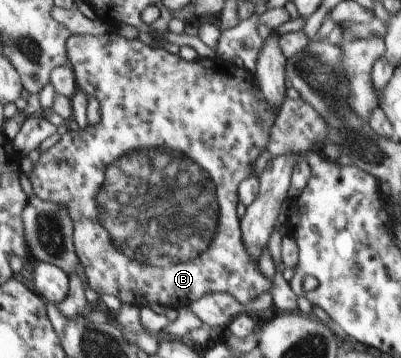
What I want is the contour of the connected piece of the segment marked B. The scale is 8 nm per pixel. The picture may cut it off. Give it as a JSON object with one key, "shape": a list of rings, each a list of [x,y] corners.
{"shape":[[[115,31],[107,32],[105,35],[72,36],[71,40],[66,42],[66,48],[68,65],[73,71],[75,83],[86,95],[91,95],[99,101],[101,119],[95,125],[87,125],[85,130],[63,129],[61,140],[41,153],[33,171],[27,176],[35,196],[41,200],[59,203],[67,209],[69,217],[73,219],[74,247],[91,289],[99,295],[111,294],[121,303],[132,303],[140,308],[158,303],[175,310],[189,306],[211,293],[228,293],[241,305],[247,305],[263,293],[271,293],[273,279],[267,279],[259,270],[258,261],[253,261],[251,253],[247,253],[247,247],[242,241],[240,219],[237,217],[237,205],[240,202],[237,195],[239,183],[253,173],[257,157],[261,155],[261,151],[267,150],[270,130],[278,113],[275,107],[271,107],[263,97],[259,97],[253,91],[253,76],[244,67],[237,67],[218,57],[212,60],[203,58],[185,61],[163,47],[149,47],[138,39],[129,41]]]}

